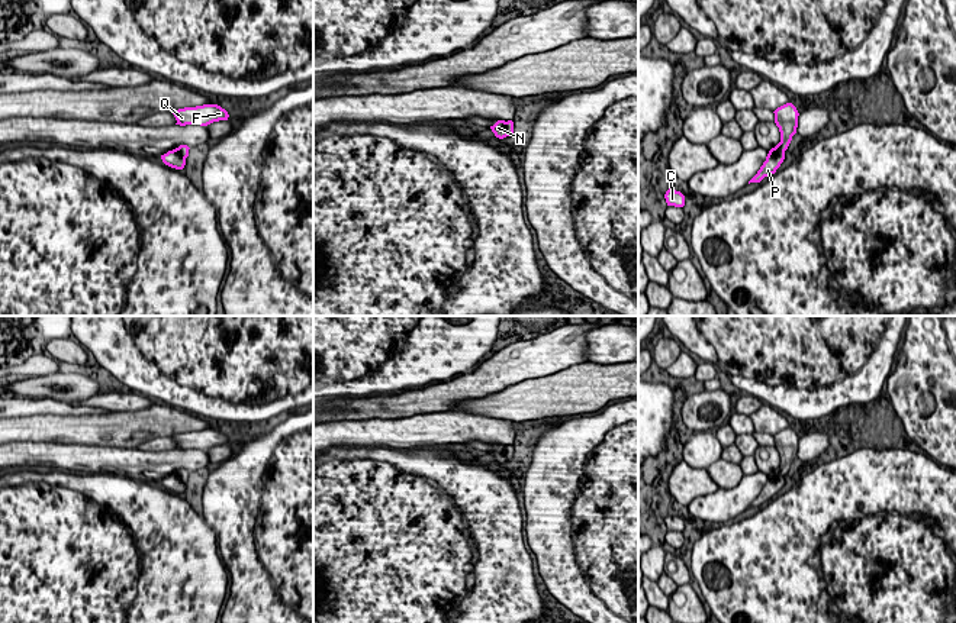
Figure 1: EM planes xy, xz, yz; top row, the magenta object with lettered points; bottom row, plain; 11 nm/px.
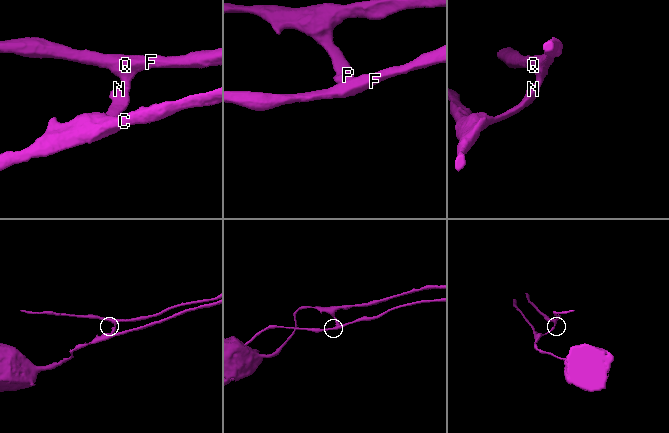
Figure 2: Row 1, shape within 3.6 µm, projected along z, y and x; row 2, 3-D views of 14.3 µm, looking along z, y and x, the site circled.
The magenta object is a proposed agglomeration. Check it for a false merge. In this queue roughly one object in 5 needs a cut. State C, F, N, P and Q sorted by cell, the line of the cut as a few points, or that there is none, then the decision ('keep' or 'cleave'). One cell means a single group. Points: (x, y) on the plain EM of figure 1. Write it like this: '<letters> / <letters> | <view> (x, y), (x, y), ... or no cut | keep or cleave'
C N P / F Q | yz (784, 475), (769, 478) | cleave

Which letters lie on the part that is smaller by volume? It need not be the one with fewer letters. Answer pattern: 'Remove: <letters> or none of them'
Remove: F, Q

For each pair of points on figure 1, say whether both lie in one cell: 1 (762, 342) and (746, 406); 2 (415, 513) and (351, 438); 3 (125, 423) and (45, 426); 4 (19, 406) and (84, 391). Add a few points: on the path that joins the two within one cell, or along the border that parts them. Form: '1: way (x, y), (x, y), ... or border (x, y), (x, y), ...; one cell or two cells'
1: border (743, 393), (755, 396), (762, 403); two cells
2: border (332, 446), (383, 448); two cells
3: way (105, 428), (66, 428); one cell
4: border (44, 397), (70, 404); two cells

